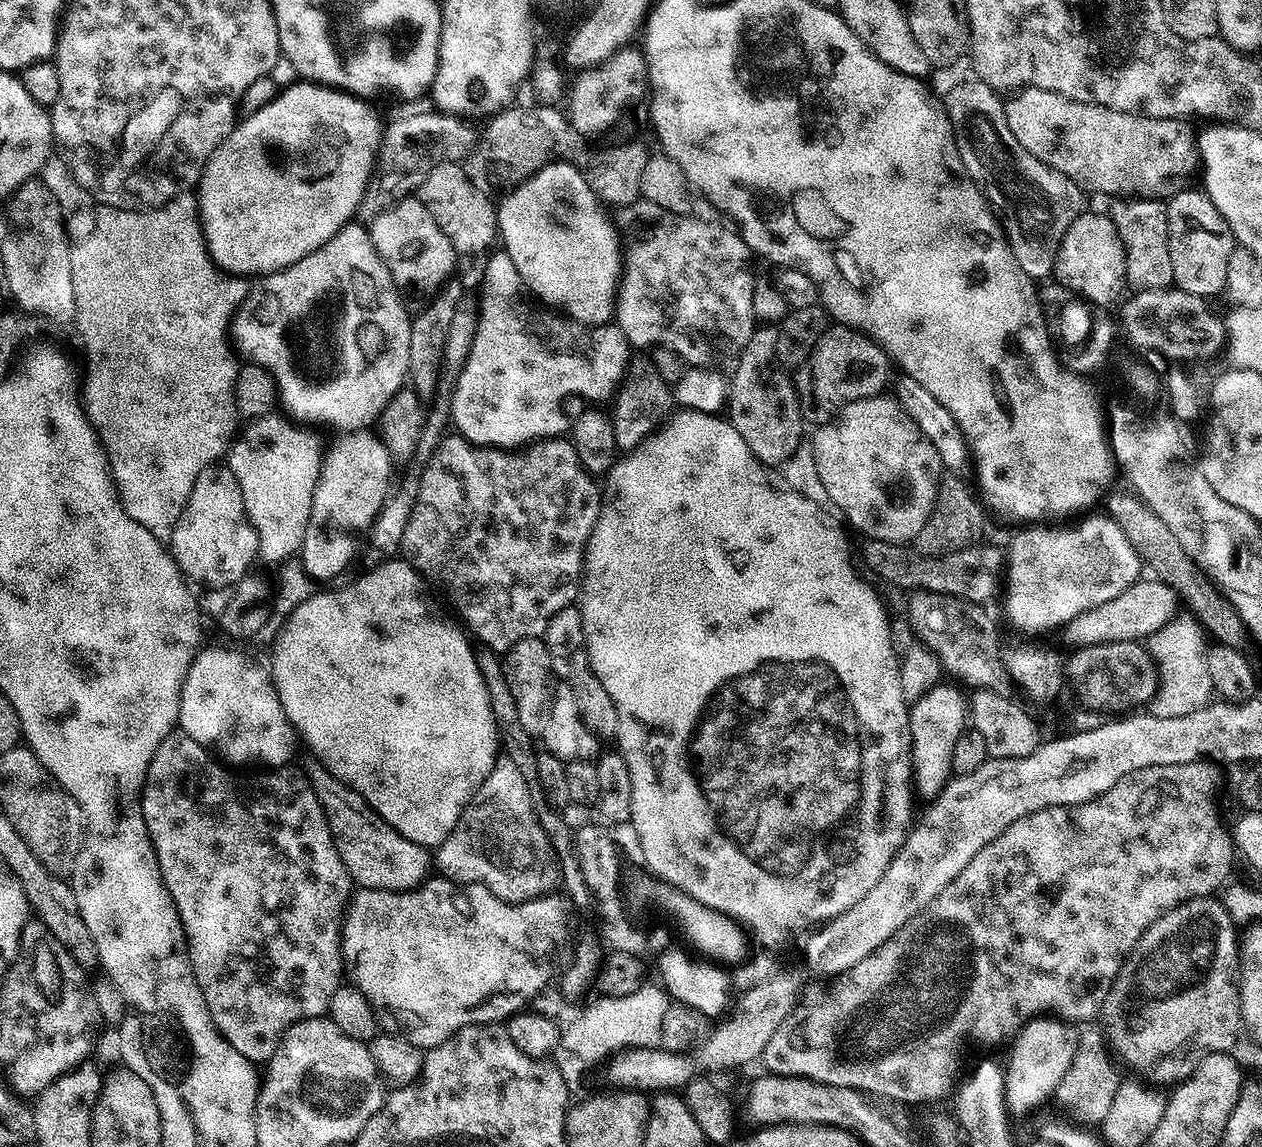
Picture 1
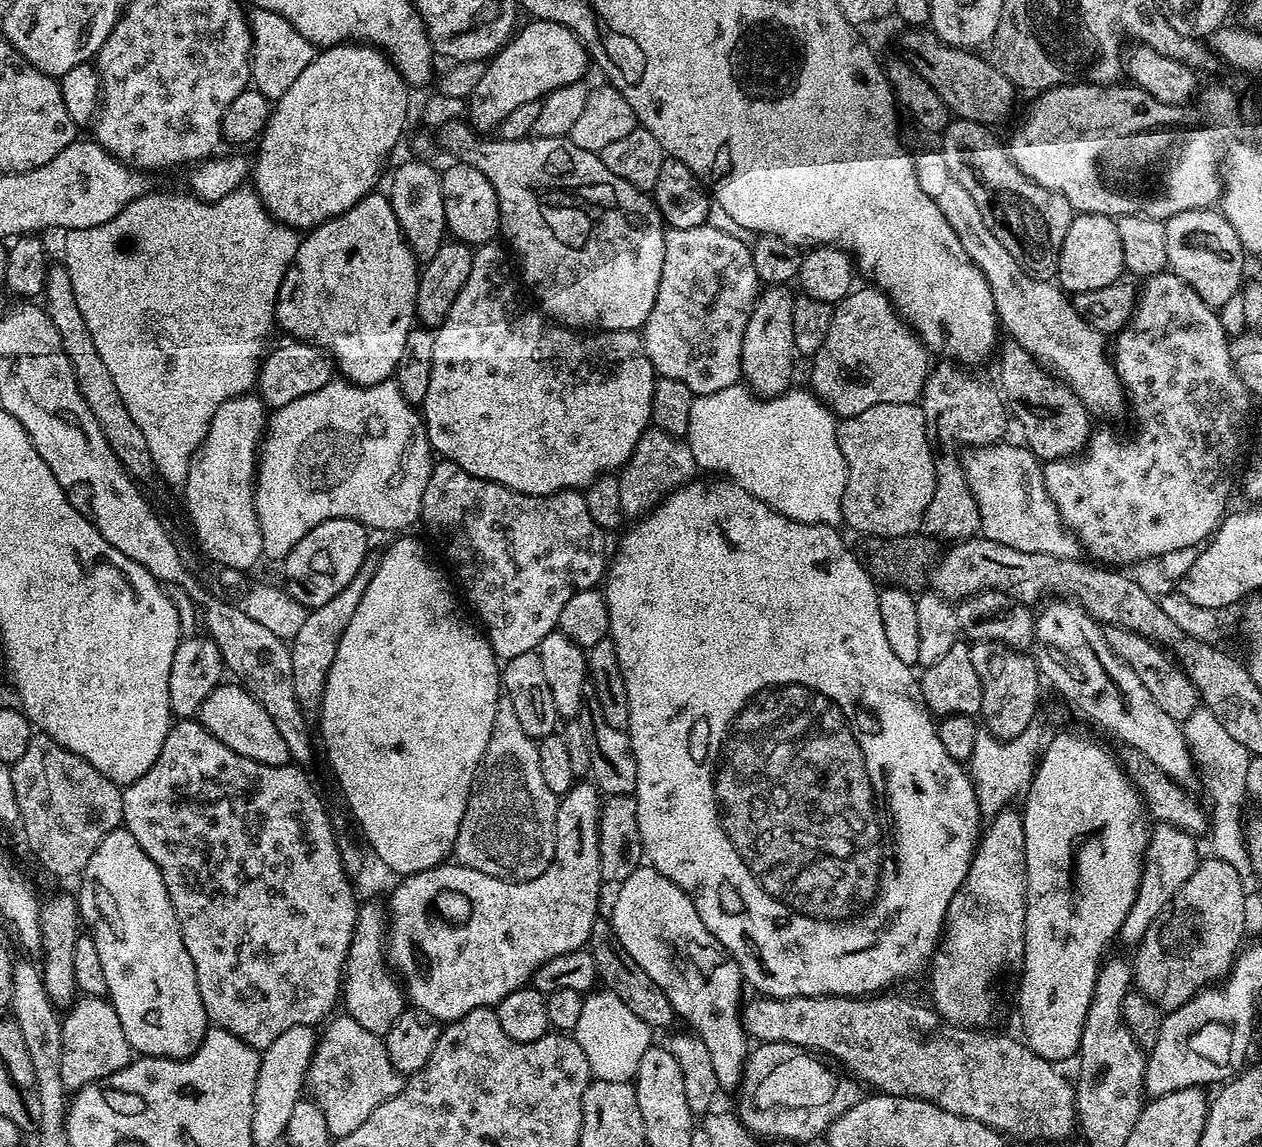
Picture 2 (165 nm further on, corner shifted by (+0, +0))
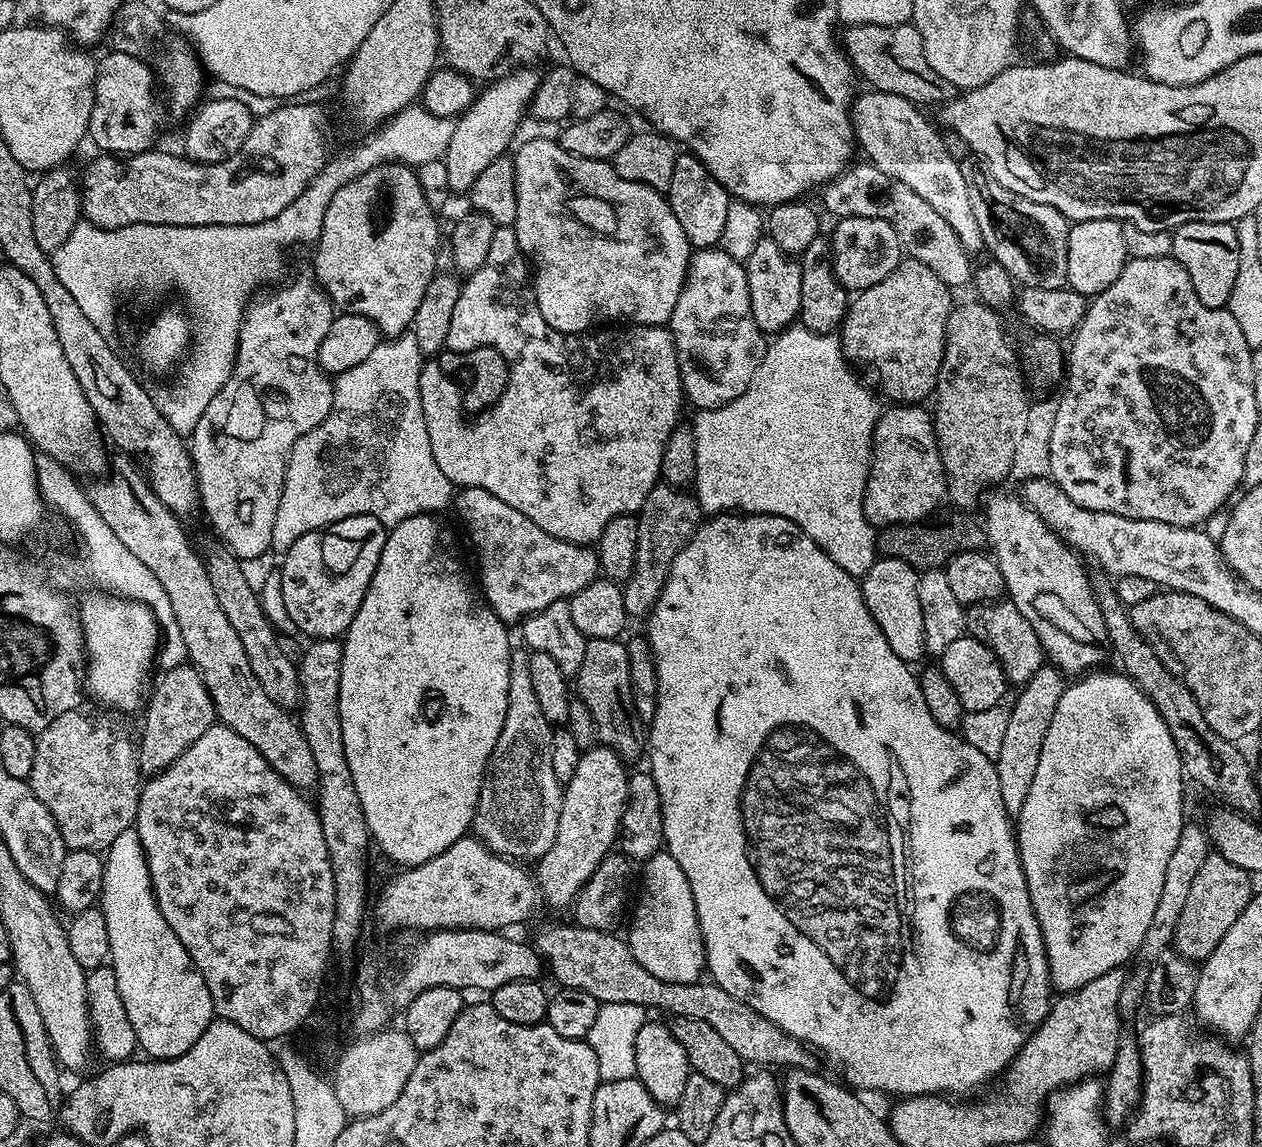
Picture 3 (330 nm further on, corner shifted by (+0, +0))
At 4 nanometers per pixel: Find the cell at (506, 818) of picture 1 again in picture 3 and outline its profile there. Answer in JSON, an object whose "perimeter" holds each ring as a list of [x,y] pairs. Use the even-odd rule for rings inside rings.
{"perimeter":[[[513,651],[506,722],[488,759],[471,826],[476,839],[499,856],[507,856],[517,862],[538,862],[546,850],[554,846],[564,790],[558,778],[554,778],[550,758],[553,731],[554,726],[546,714],[542,714],[542,706],[538,706],[538,698],[530,682],[530,655],[527,651]]]}

